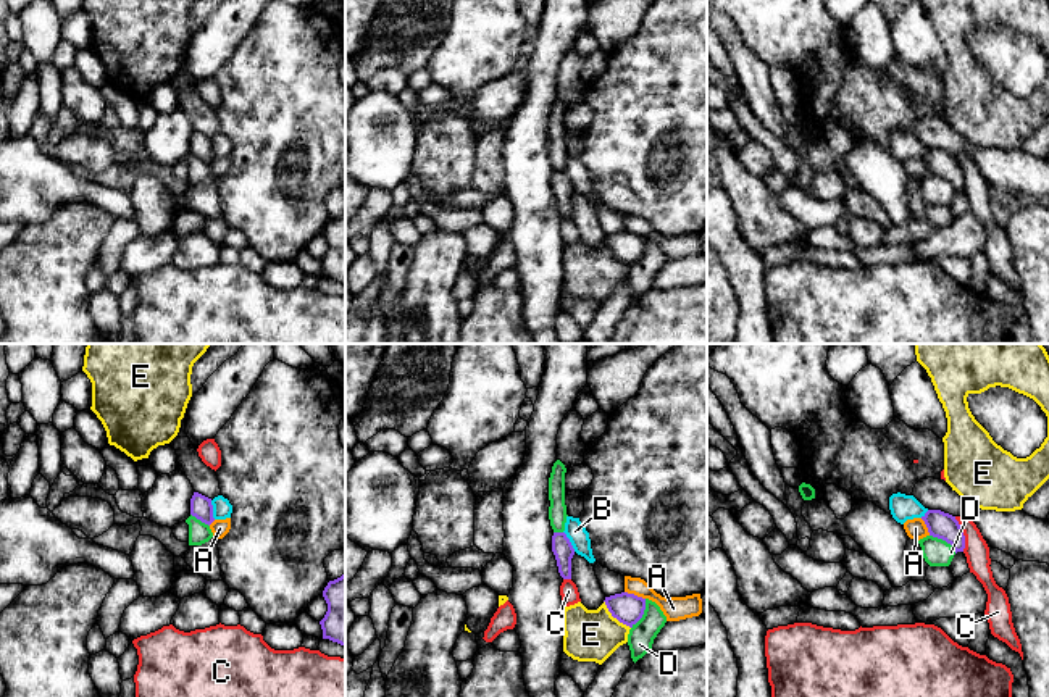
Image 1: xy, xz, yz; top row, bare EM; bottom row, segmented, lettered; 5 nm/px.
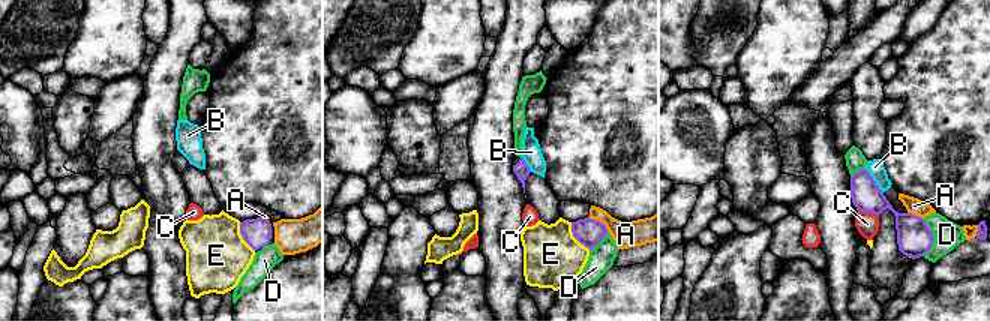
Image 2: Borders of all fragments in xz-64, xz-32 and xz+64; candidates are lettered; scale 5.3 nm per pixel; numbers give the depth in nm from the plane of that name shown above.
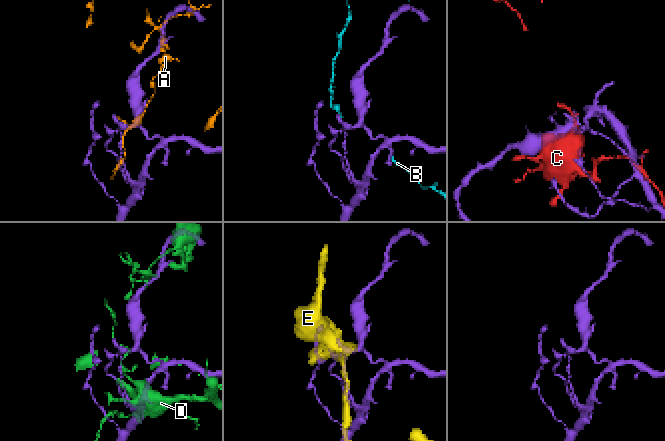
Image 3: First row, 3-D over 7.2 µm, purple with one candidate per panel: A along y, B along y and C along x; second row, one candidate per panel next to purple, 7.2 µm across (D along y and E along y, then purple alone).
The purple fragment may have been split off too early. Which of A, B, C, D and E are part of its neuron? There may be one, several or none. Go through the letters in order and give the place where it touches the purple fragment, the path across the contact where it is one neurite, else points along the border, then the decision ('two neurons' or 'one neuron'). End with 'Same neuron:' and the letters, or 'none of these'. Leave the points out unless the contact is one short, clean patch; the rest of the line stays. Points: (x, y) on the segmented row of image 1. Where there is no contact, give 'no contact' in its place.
A: meets purple in xz at (635, 596); two neurons
B: meets purple in xz at (568, 541); border along xz (564, 531), (575, 550); two neurons
C: meets purple in yz at (962, 534); two neurons
D: meets purple in xz at (643, 613); two neurons
E: meets purple in xz at (614, 617); border along xz (604, 601), (609, 612), (630, 628); two neurons
Same neuron: none of these

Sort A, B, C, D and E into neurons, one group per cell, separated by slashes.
A / B / C / D / E

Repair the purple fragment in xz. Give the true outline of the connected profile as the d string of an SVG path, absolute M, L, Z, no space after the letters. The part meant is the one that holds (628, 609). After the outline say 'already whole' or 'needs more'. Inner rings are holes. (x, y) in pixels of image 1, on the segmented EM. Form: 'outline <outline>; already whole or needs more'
outline M628 592L605 597L604 602L612 616L629 628L642 618L646 610L646 599Z; already whole

